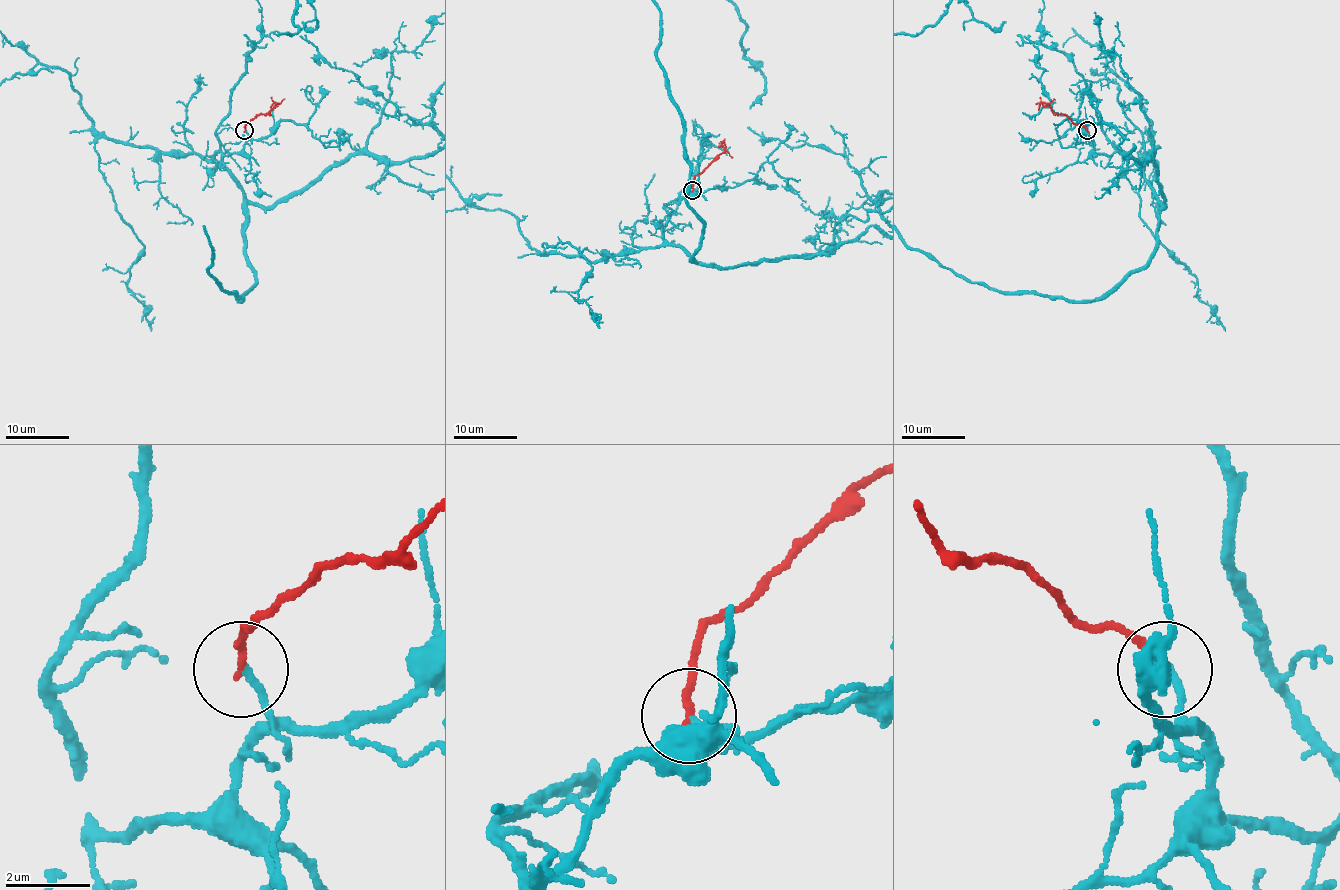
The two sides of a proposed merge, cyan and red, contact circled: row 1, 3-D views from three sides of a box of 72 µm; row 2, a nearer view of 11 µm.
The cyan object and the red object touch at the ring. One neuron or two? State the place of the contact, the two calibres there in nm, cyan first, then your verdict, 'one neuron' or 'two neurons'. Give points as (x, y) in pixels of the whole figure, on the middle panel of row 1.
(692, 190) | 160/160 nm | one neuron

